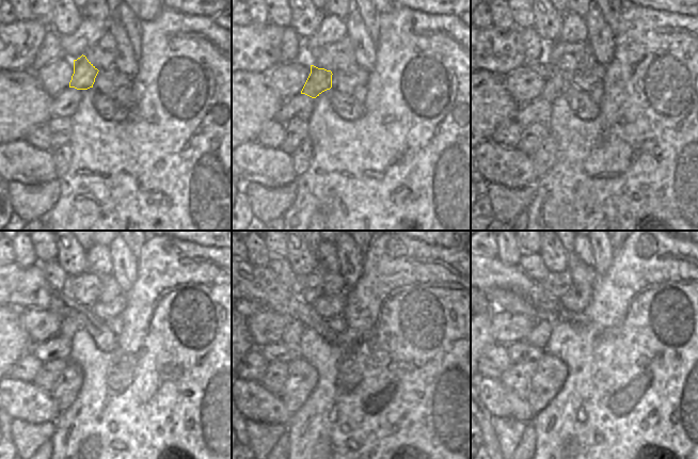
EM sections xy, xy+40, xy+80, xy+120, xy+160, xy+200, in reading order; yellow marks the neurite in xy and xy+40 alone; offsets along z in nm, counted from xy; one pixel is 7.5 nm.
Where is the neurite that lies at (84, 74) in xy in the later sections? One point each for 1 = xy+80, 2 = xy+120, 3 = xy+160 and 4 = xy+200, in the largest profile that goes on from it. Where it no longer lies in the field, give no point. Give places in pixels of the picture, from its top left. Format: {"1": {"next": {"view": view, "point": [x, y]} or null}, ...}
{"1": {"next": {"view": "xy+80", "point": [554, 86]}}, "2": {"next": {"view": "xy+120", "point": [68, 327]}}, "3": {"next": {"view": "xy+160", "point": [295, 332]}}, "4": {"next": {"view": "xy+200", "point": [539, 334]}}}

